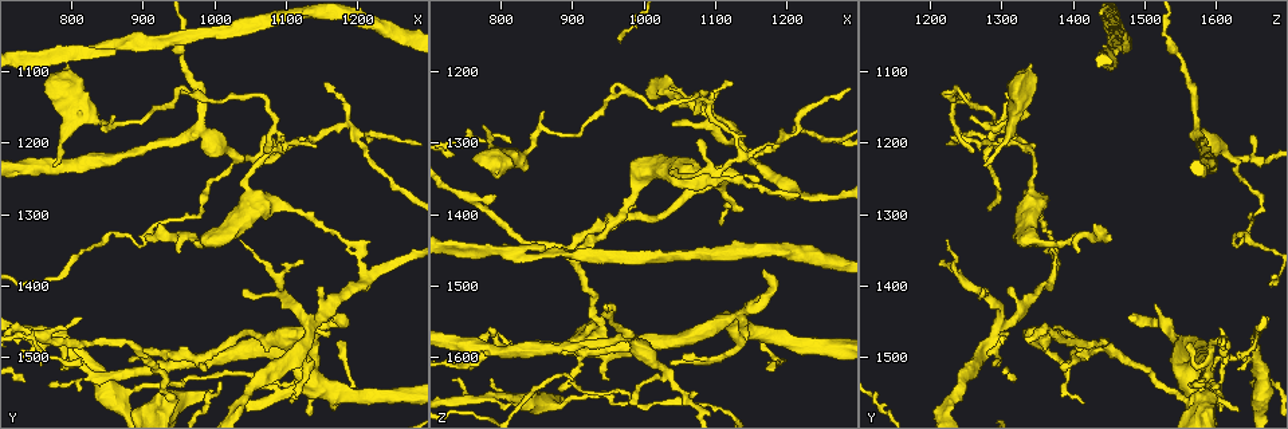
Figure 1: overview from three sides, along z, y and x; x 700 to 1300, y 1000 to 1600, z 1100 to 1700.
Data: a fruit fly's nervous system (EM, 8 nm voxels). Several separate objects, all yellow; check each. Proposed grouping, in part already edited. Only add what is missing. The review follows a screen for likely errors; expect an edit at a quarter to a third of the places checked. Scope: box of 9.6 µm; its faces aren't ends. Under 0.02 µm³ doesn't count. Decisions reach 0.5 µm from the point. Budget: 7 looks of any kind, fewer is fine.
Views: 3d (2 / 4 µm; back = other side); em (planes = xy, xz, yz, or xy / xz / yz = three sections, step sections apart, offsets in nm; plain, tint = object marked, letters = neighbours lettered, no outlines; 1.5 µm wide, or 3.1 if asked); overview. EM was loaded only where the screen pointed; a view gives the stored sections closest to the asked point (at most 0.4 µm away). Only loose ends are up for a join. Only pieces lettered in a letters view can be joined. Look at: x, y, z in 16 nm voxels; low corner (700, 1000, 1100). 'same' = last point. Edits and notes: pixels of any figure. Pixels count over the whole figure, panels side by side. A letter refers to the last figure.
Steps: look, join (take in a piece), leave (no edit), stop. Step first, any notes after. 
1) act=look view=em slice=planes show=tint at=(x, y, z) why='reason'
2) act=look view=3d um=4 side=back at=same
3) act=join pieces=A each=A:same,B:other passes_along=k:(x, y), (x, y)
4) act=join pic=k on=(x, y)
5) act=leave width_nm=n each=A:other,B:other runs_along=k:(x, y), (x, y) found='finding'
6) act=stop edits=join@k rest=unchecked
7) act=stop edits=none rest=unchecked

act=look view=em slice=xz step=4 show=tint at=(1000, 1550, 1595) why='free end'

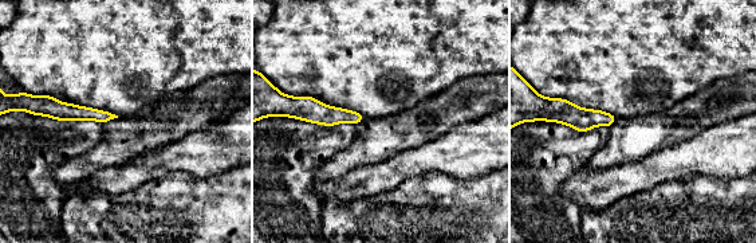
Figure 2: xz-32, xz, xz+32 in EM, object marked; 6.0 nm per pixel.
act=look view=em slice=planes show=letters at=same

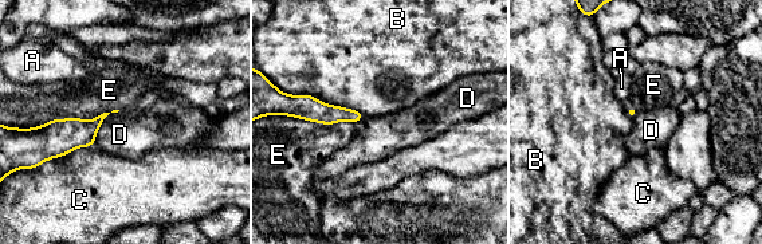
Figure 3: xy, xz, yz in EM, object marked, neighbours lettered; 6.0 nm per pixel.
act=leave longest_contact=E:550nm each=A:other,B:other,C:other,D:other,E:other found='none of them fits'

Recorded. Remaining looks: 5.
act=look view=em slice=xz step=8 show=letters at=(1165, 1440, 1480) why='an open end'

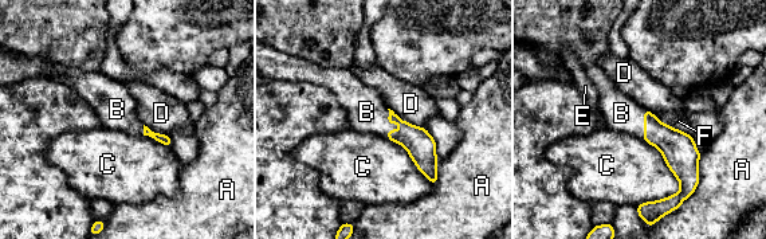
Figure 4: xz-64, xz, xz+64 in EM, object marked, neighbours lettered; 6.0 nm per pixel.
act=look view=em slice=planes show=letters at=same

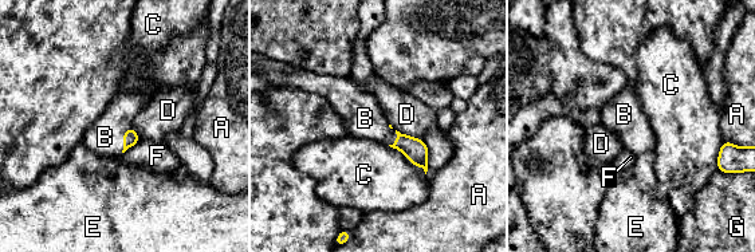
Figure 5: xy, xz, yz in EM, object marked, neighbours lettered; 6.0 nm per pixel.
act=join pieces=B longest_contact=C:280nm each=A:other,B:same,C:other,D:other,E:other,F:other,G:other found='the neuron continues'

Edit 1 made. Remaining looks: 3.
act=look view=overview

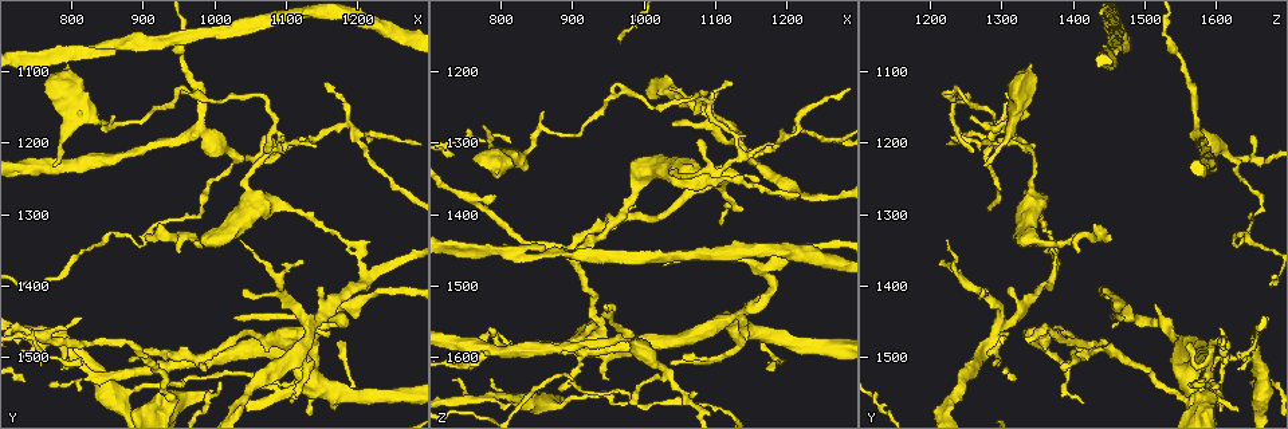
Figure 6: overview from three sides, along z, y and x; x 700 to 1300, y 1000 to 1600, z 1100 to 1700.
act=look view=em slice=planes show=letters at=(790, 1090, 1345) why='thick end'

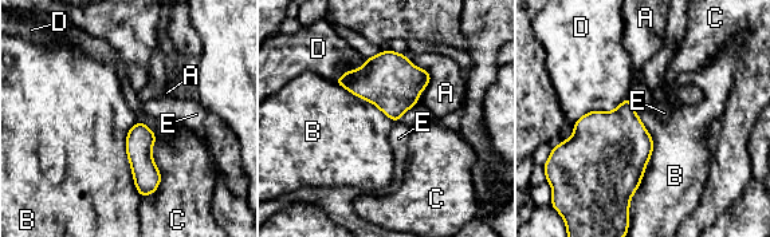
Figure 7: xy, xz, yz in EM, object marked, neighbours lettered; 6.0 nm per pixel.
act=leave longest_contact=B:400nm each=A:other,B:other,C:other,D:other,E:other found='no lettered piece goes on from it'

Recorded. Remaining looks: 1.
act=stop edits=join@5 rest=unchecked

